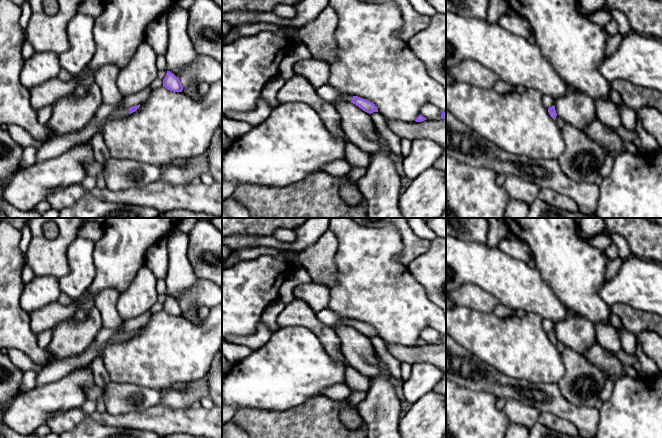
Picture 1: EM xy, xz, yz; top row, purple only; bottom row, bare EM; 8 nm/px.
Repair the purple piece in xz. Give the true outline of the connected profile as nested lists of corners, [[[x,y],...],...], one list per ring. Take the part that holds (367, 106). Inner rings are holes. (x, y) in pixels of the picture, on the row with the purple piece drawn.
[[[353,96],[351,103],[355,104],[356,106],[358,106],[363,111],[365,111],[369,114],[371,114],[373,112],[378,112],[378,109],[375,106],[375,104],[373,104],[372,102],[370,102],[366,99],[360,98],[358,96]]]

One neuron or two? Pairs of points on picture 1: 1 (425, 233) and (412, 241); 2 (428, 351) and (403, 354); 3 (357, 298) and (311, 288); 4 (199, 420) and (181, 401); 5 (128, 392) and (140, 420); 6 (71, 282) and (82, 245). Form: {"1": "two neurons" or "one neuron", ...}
{"1": "two neurons", "2": "one neuron", "3": "two neurons", "4": "two neurons", "5": "two neurons", "6": "one neuron"}

